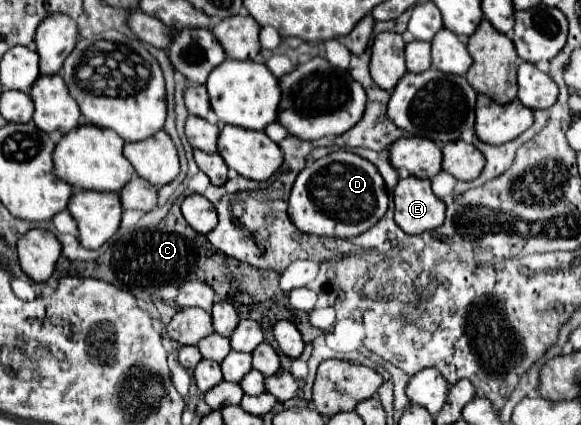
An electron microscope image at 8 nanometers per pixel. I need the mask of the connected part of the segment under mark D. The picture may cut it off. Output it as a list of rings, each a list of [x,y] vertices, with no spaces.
[[[336,150],[314,160],[298,174],[292,186],[288,214],[292,224],[306,234],[352,238],[372,228],[384,216],[386,208],[388,192],[378,168],[358,154]]]

